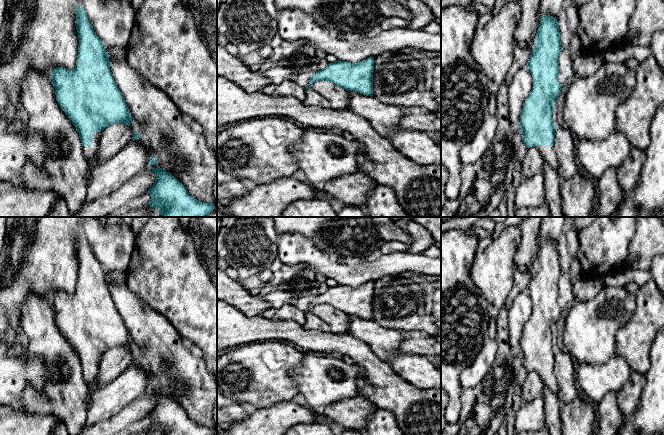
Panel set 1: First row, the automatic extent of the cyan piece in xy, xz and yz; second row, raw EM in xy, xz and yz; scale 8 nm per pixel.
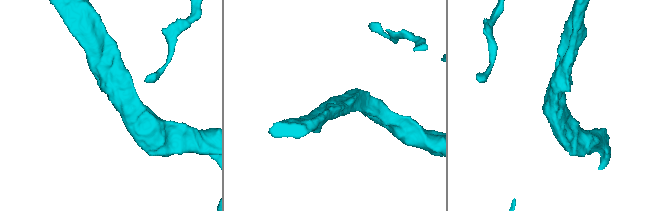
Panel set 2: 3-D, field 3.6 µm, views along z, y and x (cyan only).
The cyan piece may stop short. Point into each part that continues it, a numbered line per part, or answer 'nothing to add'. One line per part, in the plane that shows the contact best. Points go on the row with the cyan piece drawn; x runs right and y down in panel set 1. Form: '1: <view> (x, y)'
1: xy (89, 151)

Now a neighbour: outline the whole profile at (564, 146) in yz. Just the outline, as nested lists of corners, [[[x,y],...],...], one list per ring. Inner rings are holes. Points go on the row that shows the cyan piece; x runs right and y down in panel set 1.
[[[556,125],[554,149],[557,155],[557,173],[560,180],[565,180],[579,173],[576,158],[574,134],[567,128]]]

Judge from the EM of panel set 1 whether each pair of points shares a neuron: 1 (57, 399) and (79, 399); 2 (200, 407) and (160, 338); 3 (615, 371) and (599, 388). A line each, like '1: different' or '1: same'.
1: same
2: same
3: same

